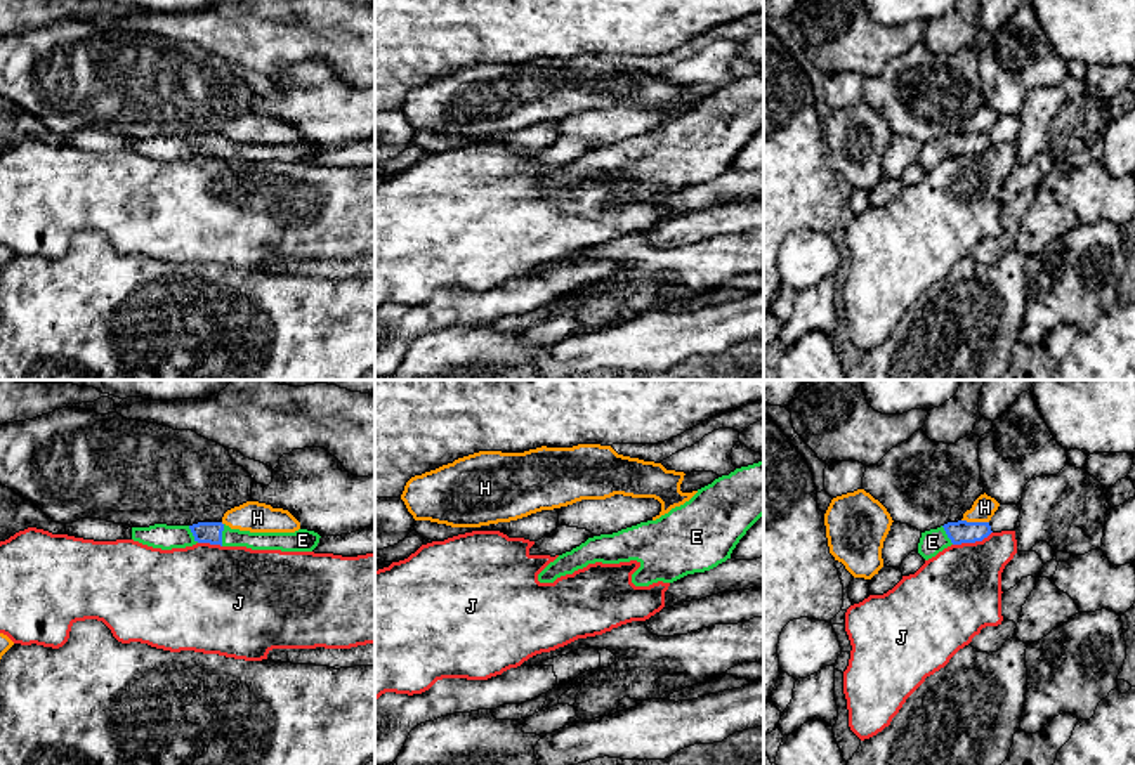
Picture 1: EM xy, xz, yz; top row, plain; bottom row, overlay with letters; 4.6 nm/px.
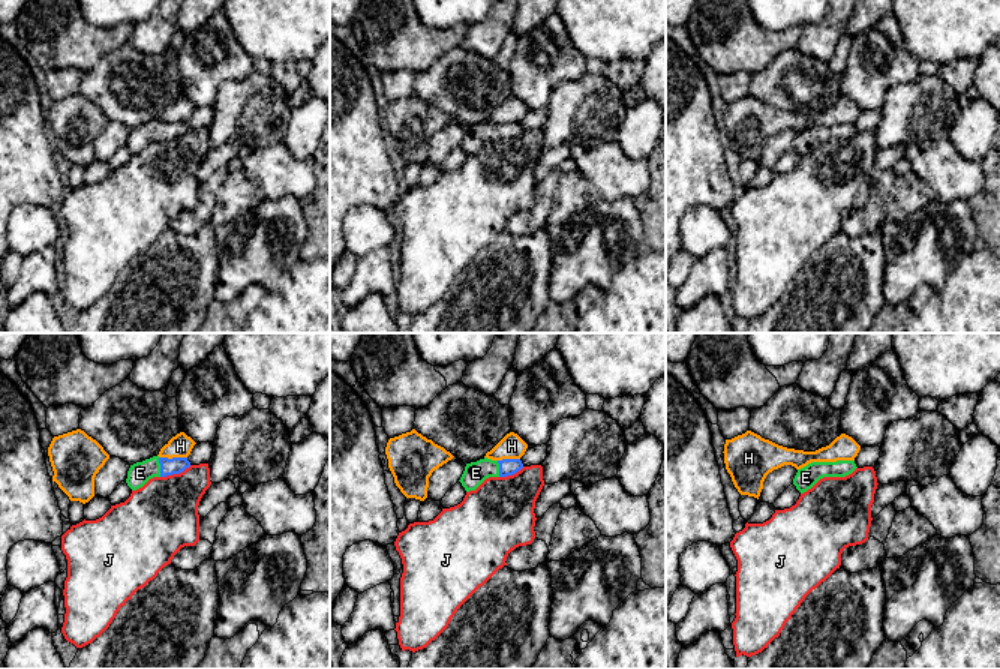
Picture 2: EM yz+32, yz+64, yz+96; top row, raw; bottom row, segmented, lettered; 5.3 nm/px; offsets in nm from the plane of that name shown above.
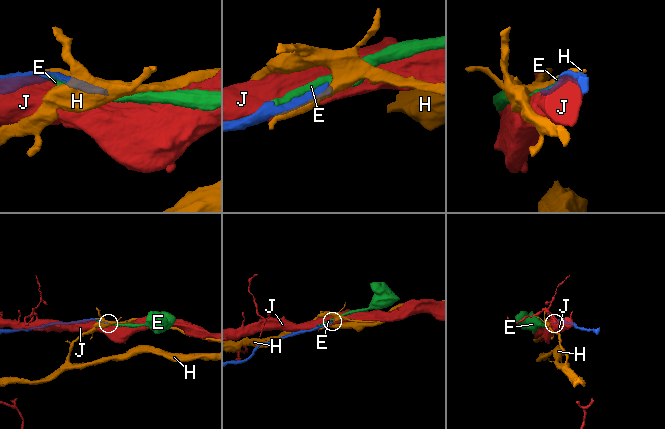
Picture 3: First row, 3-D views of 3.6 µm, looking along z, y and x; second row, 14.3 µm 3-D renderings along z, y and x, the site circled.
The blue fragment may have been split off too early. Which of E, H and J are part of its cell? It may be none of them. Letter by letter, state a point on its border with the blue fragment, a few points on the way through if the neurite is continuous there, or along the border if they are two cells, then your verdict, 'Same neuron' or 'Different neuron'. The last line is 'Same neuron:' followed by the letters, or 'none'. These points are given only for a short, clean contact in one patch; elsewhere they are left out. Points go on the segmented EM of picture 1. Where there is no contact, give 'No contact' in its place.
E: Touches blue at xy (221, 535). Same neuron
H: Touches blue at yz (976, 523). Different neuron
J: Touches blue at yz (972, 542). Different neuron
Same neuron: E

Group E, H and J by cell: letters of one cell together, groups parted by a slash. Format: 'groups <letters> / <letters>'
groups E / H / J

